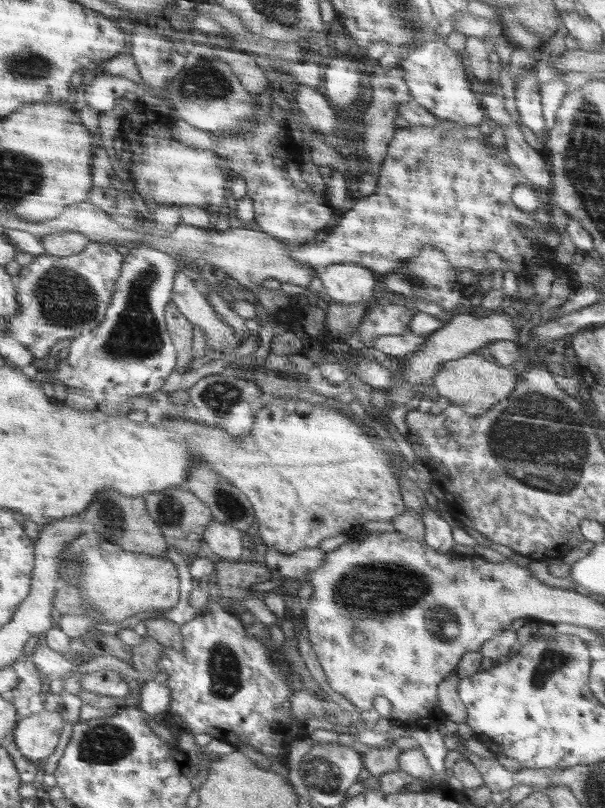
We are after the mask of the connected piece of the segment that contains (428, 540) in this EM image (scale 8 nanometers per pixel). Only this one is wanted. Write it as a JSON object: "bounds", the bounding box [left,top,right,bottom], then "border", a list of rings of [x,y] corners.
{"bounds":[420,507,455,554],"border":[[[424,507],[420,514],[425,524],[424,542],[438,554],[452,552],[455,542],[452,536],[453,527],[440,516],[440,512],[432,507]]]}

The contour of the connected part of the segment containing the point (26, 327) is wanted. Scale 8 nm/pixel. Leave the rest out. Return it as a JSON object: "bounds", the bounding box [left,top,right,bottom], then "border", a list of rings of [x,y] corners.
{"bounds":[4,241,122,359],"border":[[[90,241],[72,256],[38,255],[18,272],[20,310],[18,316],[4,318],[7,335],[23,344],[34,358],[43,359],[58,340],[75,339],[94,330],[110,308],[120,266],[122,256],[110,243]]]}

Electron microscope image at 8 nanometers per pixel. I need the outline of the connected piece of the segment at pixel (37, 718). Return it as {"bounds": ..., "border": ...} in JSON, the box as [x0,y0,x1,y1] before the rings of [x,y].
{"bounds":[14,710,65,760],"border":[[[58,710],[34,713],[18,722],[14,730],[16,748],[28,760],[47,759],[56,748],[65,725],[65,714]]]}

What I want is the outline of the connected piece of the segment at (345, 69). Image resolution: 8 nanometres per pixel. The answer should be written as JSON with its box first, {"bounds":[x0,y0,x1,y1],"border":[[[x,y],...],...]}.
{"bounds":[324,56,364,110],"border":[[[340,56],[340,58],[332,60],[330,66],[326,68],[326,76],[324,76],[326,92],[324,92],[324,96],[333,107],[344,108],[345,110],[357,100],[361,93],[360,78],[364,74],[360,70],[360,64],[363,64],[360,59]]]}

